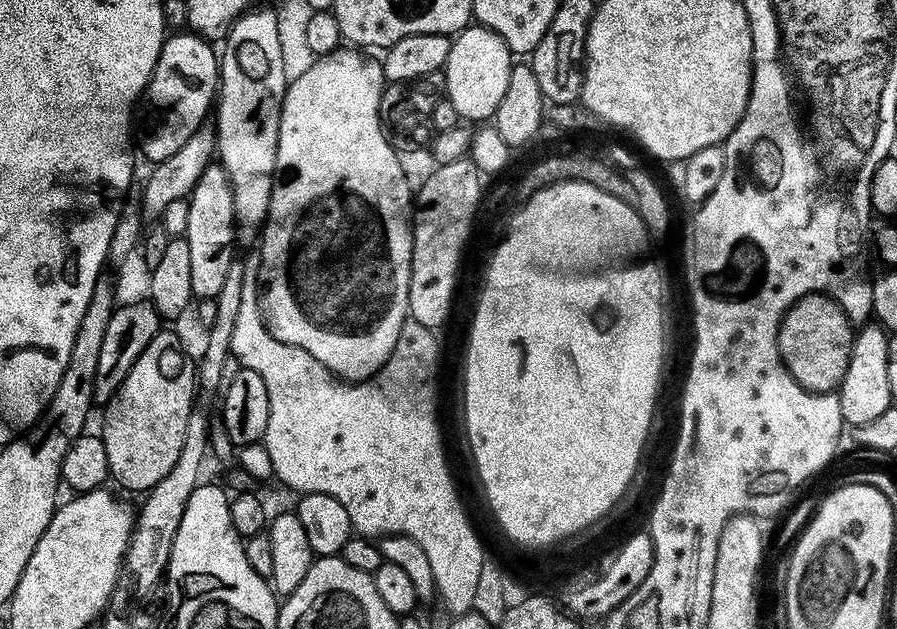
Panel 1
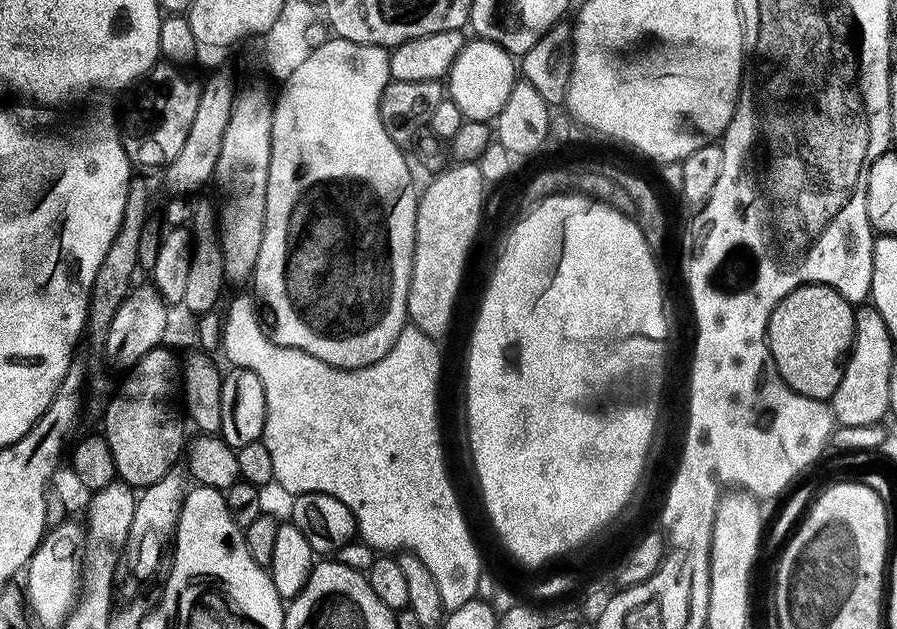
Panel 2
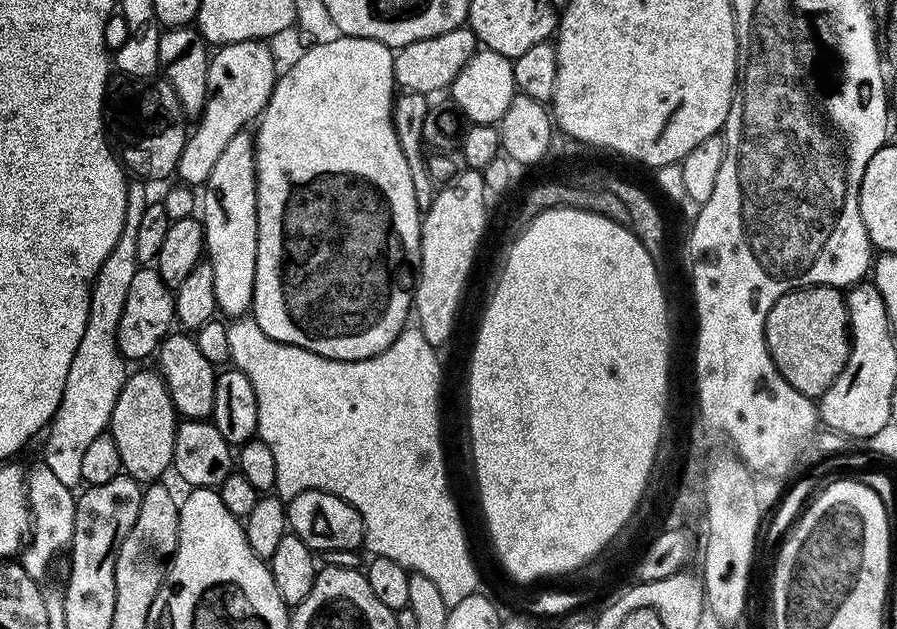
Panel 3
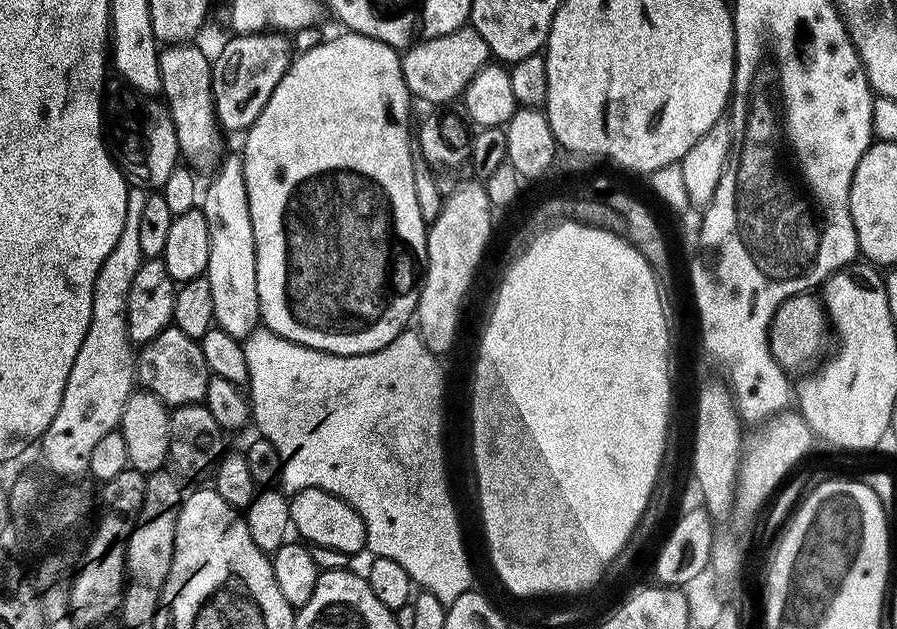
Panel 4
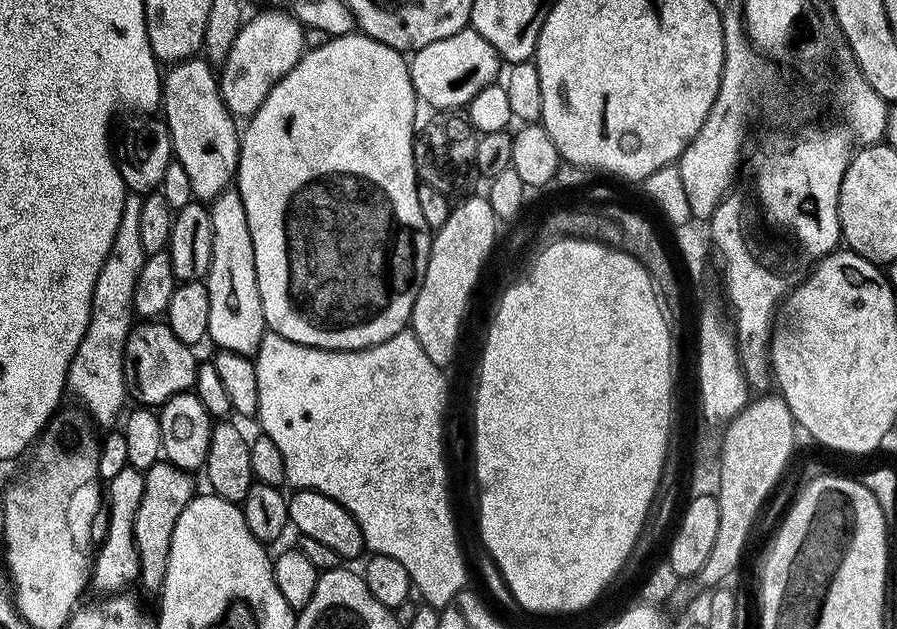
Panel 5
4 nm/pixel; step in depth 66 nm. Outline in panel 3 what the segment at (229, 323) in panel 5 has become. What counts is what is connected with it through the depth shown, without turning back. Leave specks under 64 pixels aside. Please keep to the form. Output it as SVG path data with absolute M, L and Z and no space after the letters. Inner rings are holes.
M251 131L234 134L202 185L202 223L207 263L214 270L216 307L225 317L240 318L252 307L258 258L256 146Z

